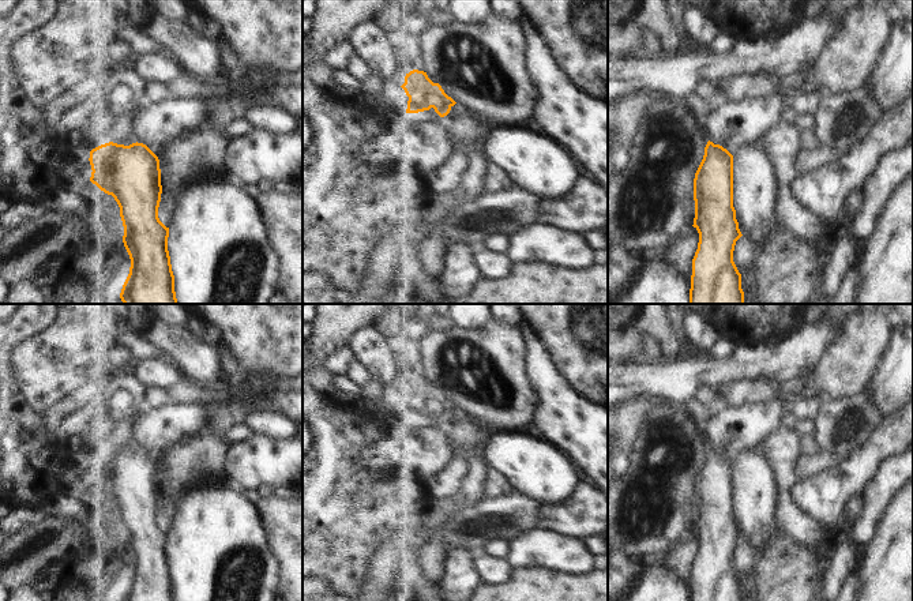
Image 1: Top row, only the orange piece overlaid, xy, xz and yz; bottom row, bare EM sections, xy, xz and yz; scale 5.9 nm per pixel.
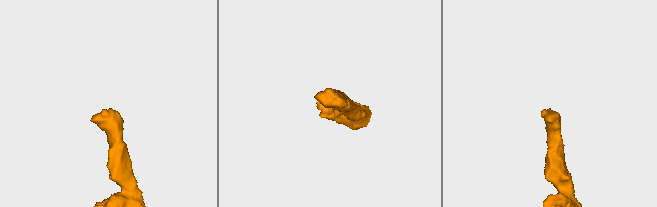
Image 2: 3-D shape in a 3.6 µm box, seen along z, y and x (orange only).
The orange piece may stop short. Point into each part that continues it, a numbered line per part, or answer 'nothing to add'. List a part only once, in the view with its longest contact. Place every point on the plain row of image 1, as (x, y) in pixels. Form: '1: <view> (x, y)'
nothing to add

